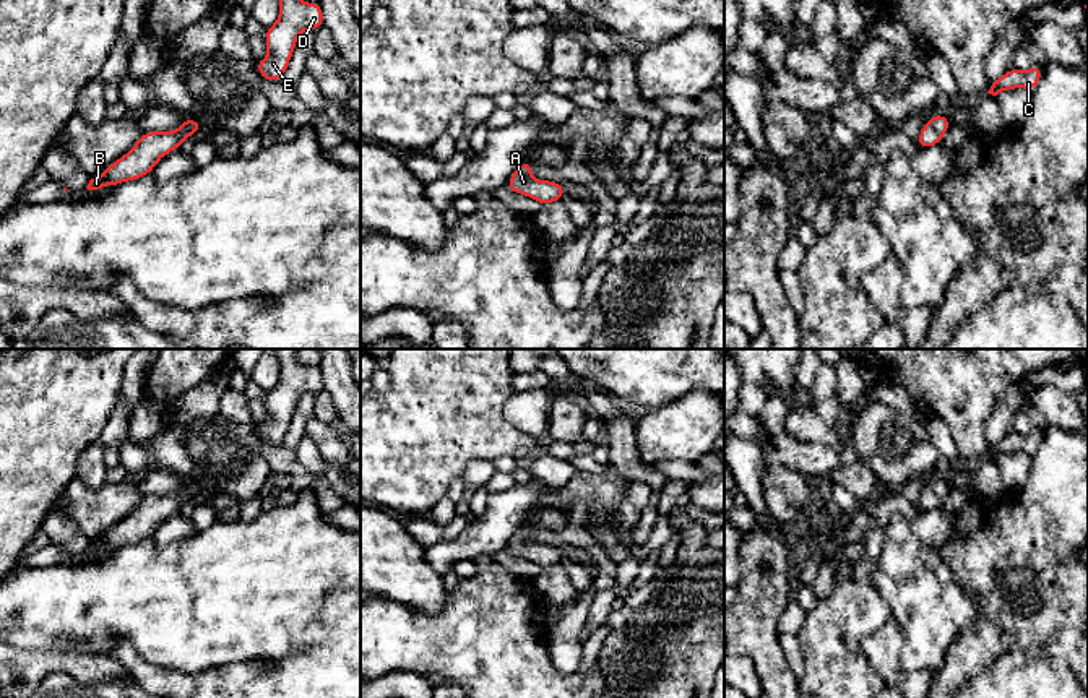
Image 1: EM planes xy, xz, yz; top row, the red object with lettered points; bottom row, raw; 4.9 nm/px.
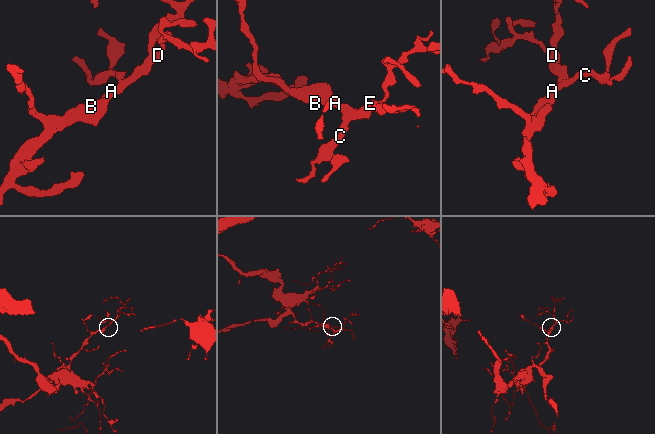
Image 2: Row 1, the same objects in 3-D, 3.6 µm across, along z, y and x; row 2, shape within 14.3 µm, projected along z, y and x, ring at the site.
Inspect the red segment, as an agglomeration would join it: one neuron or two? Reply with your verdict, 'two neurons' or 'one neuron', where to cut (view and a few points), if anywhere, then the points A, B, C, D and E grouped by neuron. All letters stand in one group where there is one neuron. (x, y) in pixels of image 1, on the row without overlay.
one neuron | no cut | A B C D E

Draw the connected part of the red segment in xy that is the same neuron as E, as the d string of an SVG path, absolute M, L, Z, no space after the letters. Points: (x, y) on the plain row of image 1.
M276 349L276 357L281 365L279 381L263 399L270 419L263 424L255 424L263 443L281 445L299 398L304 393L318 394L323 390L322 367L300 365L297 352L299 349Z

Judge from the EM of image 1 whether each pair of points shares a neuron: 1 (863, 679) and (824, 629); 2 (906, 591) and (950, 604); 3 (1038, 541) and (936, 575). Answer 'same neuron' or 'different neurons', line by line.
1: same neuron
2: same neuron
3: different neurons

